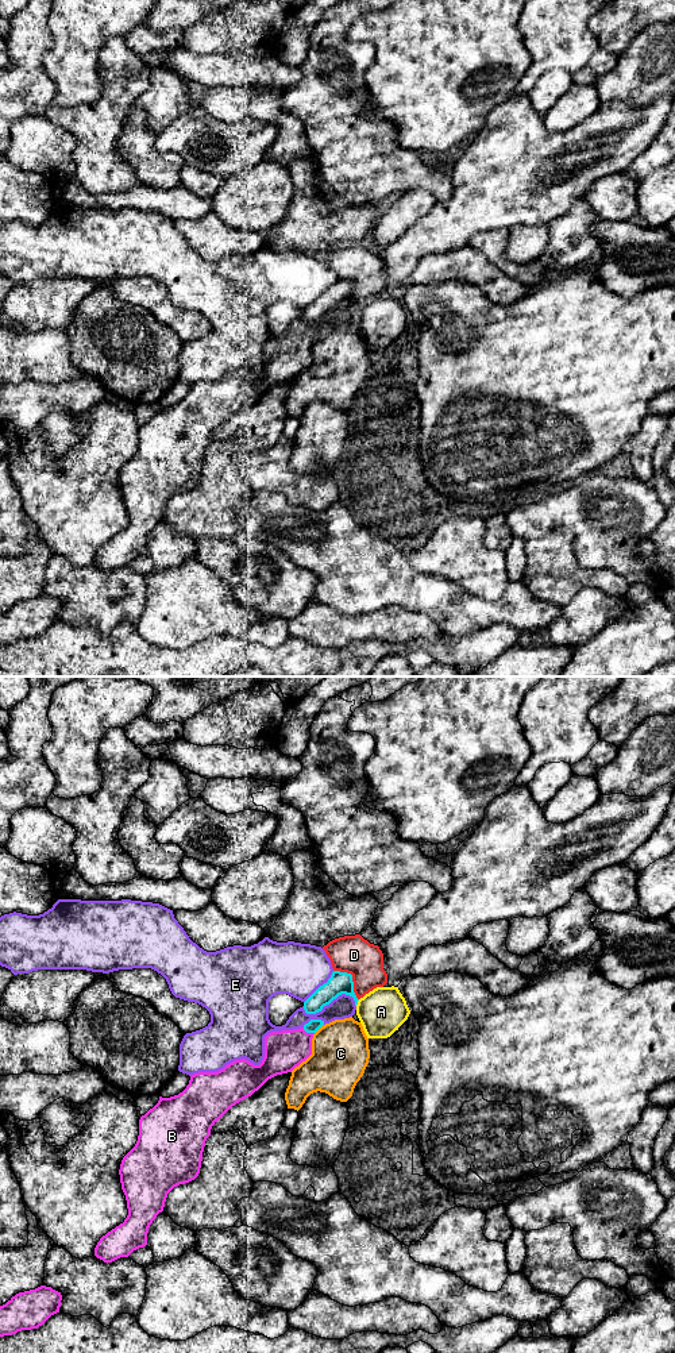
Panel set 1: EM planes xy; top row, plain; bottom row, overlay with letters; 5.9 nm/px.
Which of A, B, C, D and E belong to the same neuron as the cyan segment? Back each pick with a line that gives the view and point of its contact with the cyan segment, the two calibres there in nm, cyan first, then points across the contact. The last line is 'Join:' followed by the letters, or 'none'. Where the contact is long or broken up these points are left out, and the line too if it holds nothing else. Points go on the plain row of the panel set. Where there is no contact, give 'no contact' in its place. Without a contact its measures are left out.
B: meets cyan in xy at (308, 340); 80 nm thick on the cyan side, 240 nm on the other; runs through xy (313, 334), (308, 340), (293, 355), (284, 359)
Join: B

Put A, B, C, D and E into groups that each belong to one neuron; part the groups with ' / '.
A / B / C / D / E

